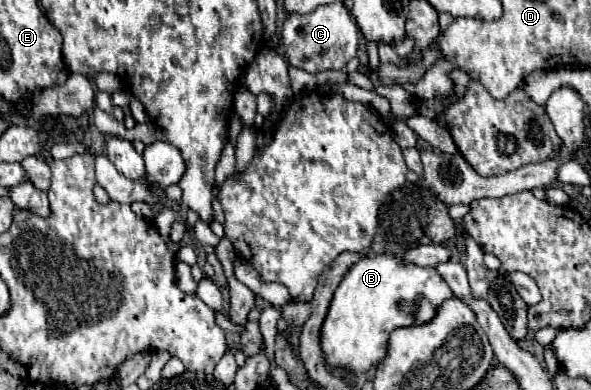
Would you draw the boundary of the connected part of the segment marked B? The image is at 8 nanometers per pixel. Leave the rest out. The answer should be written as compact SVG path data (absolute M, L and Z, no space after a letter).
M391 253L361 257L339 283L327 319L321 327L321 345L327 355L327 365L329 367L341 365L355 373L369 371L381 361L381 357L385 357L385 341L393 329L429 323L437 315L441 303L447 299L453 299L453 293L435 267L419 267L413 263L403 263L399 257Z

